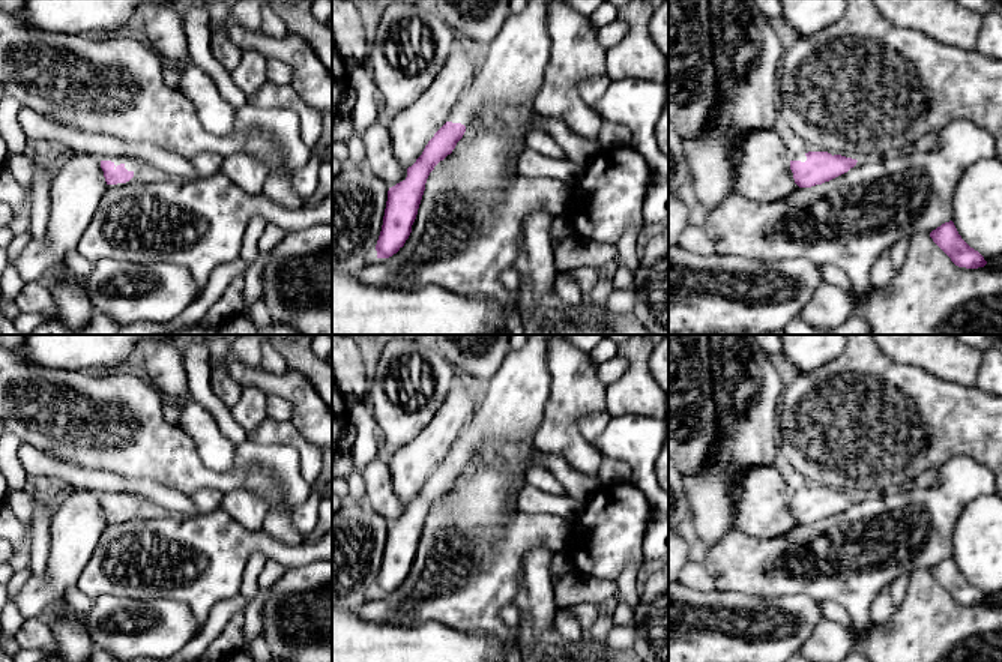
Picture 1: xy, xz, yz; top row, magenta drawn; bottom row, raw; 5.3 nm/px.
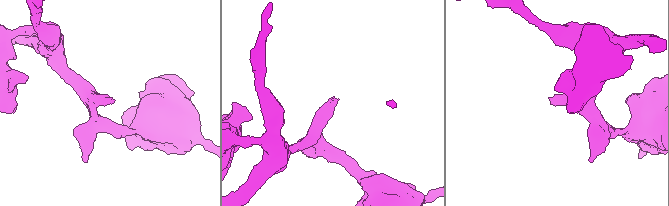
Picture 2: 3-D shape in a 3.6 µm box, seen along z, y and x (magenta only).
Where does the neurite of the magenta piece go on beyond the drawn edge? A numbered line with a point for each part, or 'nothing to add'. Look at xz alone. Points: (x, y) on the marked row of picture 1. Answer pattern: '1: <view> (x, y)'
1: xz (511, 72)

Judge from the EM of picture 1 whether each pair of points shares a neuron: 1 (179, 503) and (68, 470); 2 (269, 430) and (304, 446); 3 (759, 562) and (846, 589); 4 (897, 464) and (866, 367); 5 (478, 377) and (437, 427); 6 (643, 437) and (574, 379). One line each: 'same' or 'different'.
1: same
2: same
3: same
4: same
5: different
6: different

